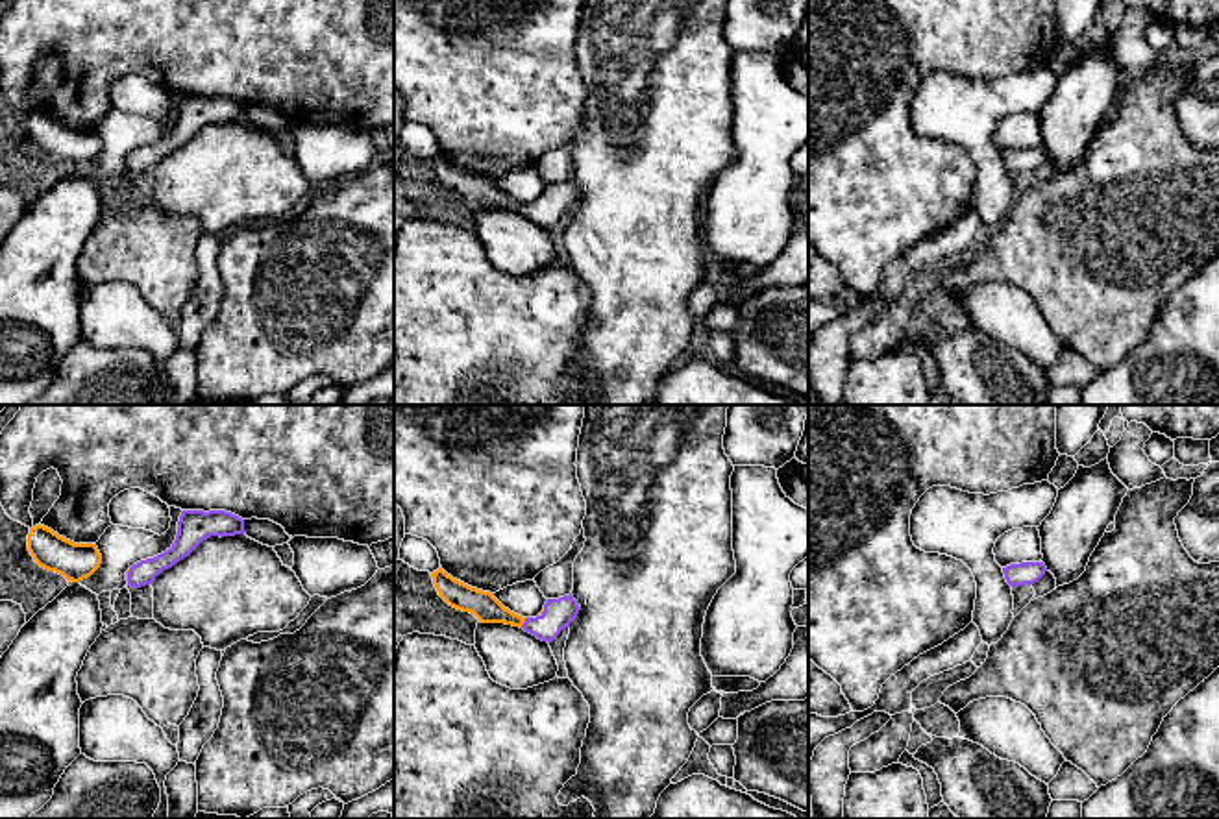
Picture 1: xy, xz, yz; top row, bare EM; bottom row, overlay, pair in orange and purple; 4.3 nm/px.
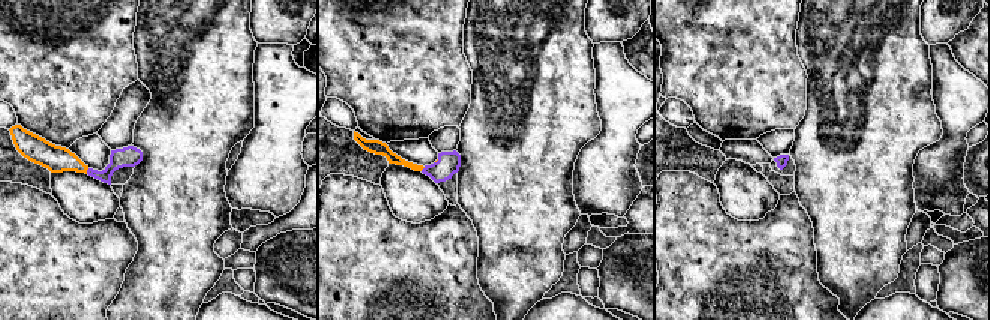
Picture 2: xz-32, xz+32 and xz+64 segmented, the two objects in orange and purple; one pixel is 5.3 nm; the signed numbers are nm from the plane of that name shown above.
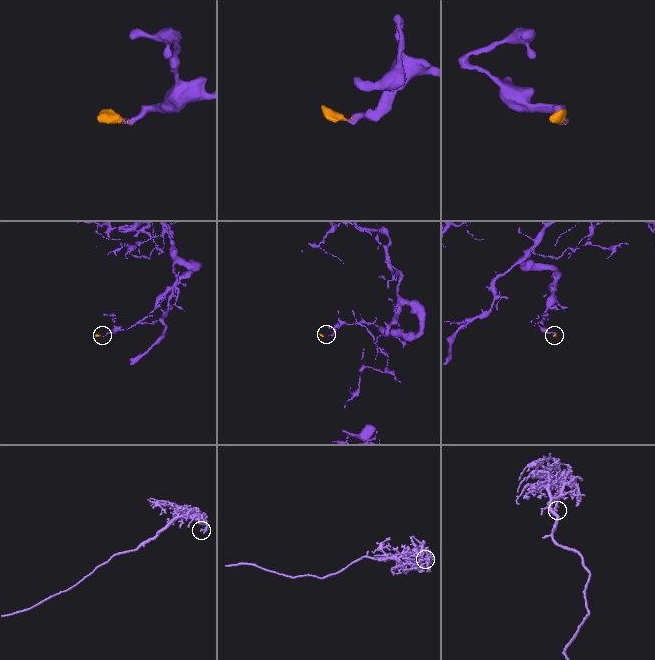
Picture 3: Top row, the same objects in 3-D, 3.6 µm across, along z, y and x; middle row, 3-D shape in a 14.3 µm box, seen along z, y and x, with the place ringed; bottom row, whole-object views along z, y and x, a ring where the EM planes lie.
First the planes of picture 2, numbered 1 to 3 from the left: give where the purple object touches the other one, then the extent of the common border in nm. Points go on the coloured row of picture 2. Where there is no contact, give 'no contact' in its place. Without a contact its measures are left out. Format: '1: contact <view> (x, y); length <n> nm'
1: contact xz-32 (86, 172); length 40 nm
2: contact xz+32 (422, 169); length 40 nm
3: no contact

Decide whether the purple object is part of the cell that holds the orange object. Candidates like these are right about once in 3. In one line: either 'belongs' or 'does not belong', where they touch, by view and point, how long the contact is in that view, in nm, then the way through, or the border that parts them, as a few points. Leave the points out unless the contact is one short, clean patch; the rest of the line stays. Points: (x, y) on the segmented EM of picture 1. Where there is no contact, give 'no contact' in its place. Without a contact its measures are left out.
belongs | xz (522, 623) | 50 nm | across xz (483, 605), (522, 623), (548, 623), (557, 614)

